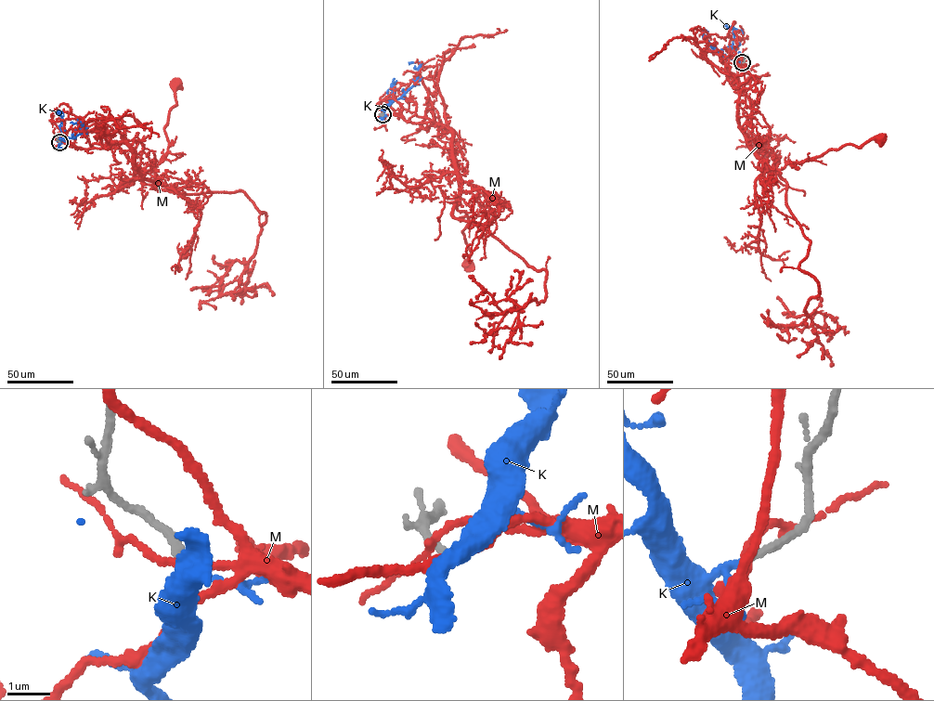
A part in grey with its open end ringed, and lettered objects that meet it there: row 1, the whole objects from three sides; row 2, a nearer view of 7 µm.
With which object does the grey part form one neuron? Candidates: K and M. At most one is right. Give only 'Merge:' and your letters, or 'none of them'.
Merge: K

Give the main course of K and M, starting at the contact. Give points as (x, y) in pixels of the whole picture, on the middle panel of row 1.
K: (382, 114), (385, 106), (399, 98), (415, 82), (421, 63), (408, 64)
M: (382, 115), (432, 121), (452, 133), (460, 195), (456, 206), (468, 220), (462, 230), (471, 252), (469, 267)

